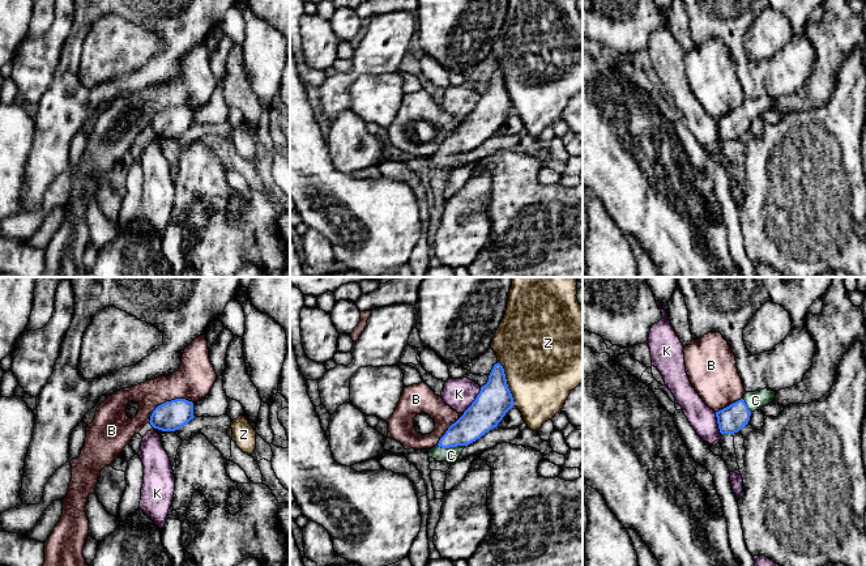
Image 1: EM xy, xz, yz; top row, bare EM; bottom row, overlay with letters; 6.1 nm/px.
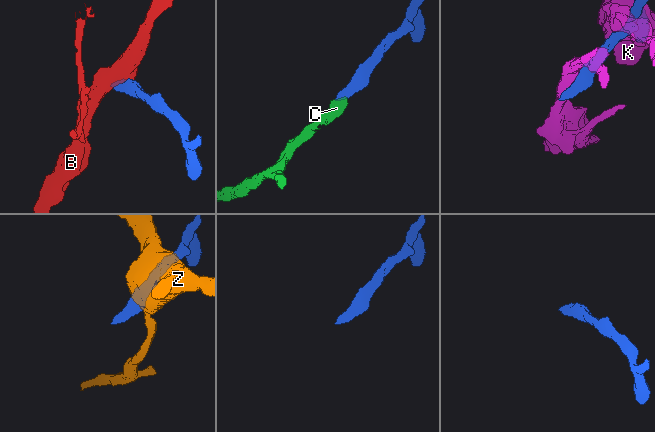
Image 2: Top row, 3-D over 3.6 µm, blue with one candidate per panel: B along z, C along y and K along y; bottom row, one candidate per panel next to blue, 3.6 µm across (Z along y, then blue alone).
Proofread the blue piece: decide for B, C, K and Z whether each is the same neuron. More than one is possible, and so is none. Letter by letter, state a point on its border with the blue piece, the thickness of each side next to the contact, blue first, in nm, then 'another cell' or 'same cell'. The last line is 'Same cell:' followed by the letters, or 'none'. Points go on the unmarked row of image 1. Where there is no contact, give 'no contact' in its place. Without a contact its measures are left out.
B: meets blue in xy at (167, 109); 190 nm thick on the blue side, 240 nm on the other; another cell
C: meets blue in xz at (451, 153); 190 nm thick on the blue side, 100 nm on the other; same cell
K: meets blue in xz at (474, 107); 220 nm thick on the blue side, 190 nm on the other; another cell
Z: meets blue in xz at (506, 90); 220 nm thick on the blue side, 460 nm on the other; another cell
Same cell: C

